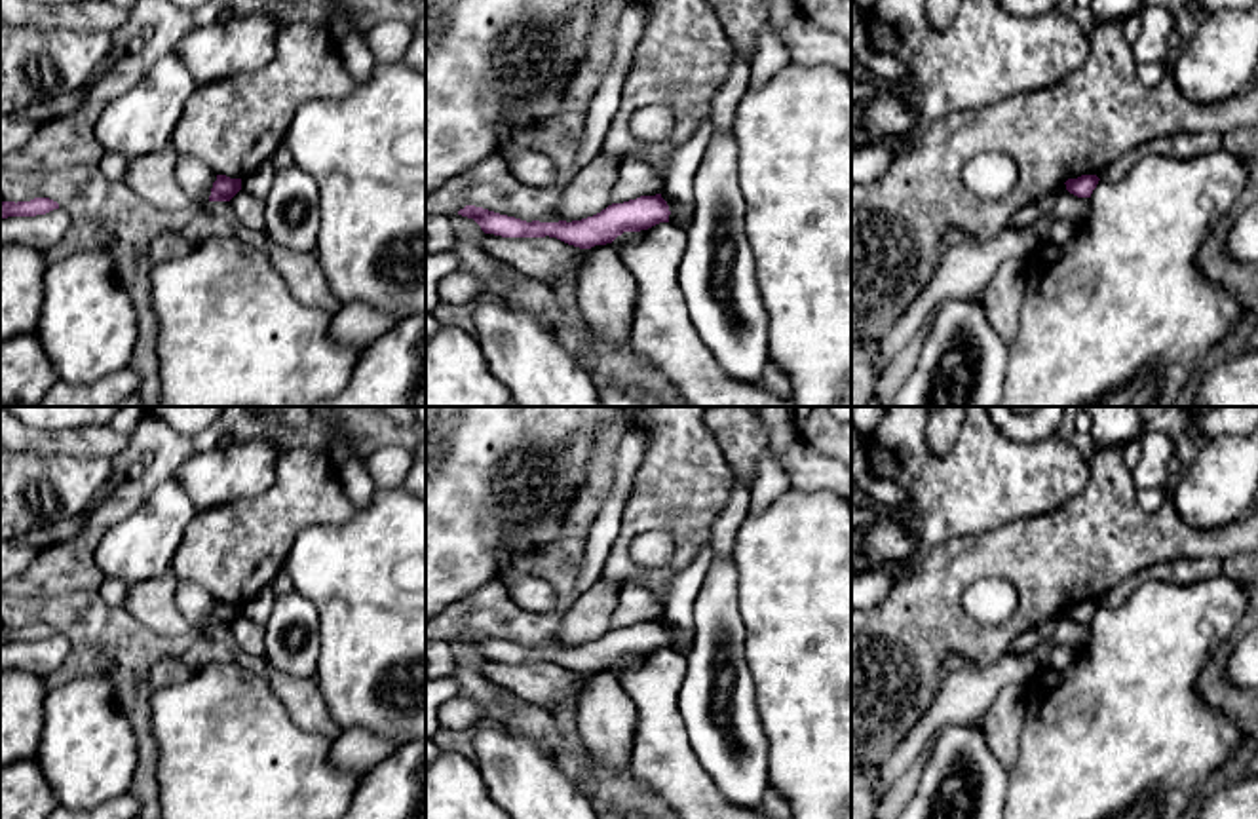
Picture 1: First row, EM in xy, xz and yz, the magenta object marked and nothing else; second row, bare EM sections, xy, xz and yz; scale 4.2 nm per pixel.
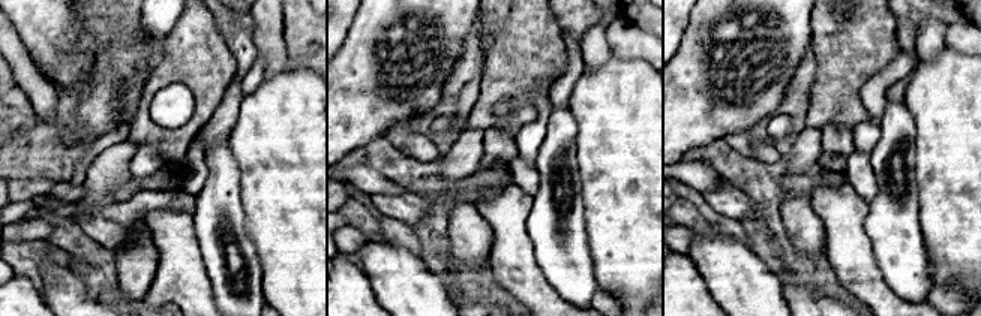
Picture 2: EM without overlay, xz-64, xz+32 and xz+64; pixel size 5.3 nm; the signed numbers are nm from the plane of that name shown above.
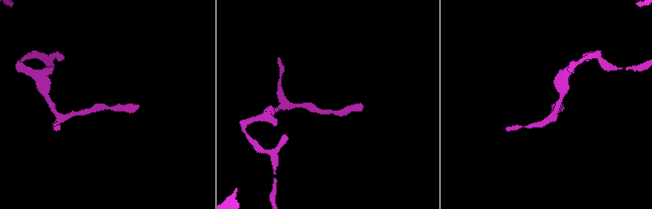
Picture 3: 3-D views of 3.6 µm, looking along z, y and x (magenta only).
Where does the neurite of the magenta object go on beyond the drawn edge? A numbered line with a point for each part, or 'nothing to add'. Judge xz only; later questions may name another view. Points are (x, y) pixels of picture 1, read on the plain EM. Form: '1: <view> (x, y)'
nothing to add

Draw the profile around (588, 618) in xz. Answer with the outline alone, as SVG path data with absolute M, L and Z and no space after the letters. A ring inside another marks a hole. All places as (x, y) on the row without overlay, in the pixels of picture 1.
M600 580L572 604L564 604L557 633L559 644L566 648L581 646L612 631L619 591L619 583Z

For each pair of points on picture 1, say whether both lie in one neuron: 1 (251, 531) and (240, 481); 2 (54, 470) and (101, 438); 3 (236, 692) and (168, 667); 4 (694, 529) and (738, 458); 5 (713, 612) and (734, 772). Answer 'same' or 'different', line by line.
1: different
2: different
3: different
4: different
5: same

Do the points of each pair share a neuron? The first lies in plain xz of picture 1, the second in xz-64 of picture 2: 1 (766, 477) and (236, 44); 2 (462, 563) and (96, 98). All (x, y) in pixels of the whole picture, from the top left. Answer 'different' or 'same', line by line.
1: different
2: different

